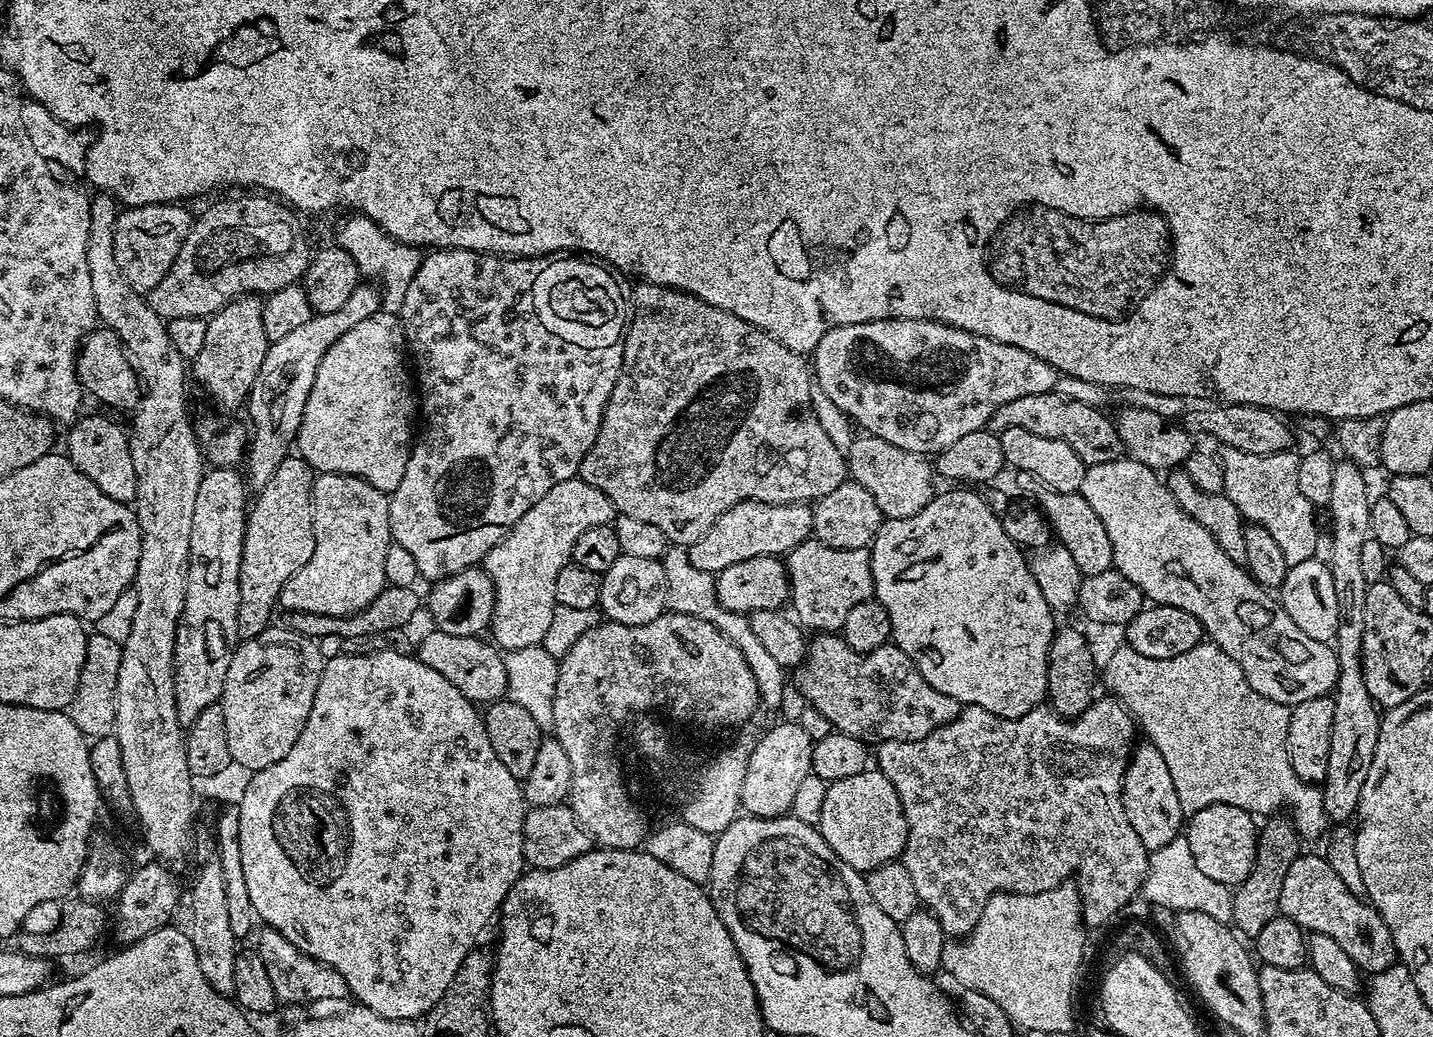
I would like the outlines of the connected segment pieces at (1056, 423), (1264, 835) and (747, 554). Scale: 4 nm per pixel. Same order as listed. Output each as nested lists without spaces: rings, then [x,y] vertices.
[[[1055,390],[1042,394],[1026,394],[1026,398],[1014,398],[1014,402],[1006,402],[994,410],[988,419],[987,431],[1000,433],[1002,430],[1021,428],[1030,430],[1030,434],[1039,434],[1041,438],[1058,438],[1082,458],[1087,466],[1098,462],[1110,462],[1121,459],[1124,447],[1116,433],[1115,423],[1108,420],[1092,404],[1083,398],[1066,398]]]
[[[1275,815],[1269,817],[1254,844],[1255,866],[1247,878],[1237,885],[1232,897],[1233,927],[1247,939],[1254,940],[1262,932],[1267,922],[1279,915],[1283,879],[1293,862],[1300,855],[1302,840],[1289,817]]]
[[[747,500],[730,506],[698,542],[687,545],[686,551],[690,563],[698,570],[718,574],[726,570],[726,566],[734,566],[734,562],[746,562],[746,558],[783,557],[811,536],[812,508],[808,504],[767,504]]]

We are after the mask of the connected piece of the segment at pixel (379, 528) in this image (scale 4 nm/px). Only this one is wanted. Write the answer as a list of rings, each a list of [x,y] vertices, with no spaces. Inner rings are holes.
[[[325,472],[317,475],[316,487],[312,489],[312,503],[316,518],[316,545],[310,562],[298,570],[285,582],[280,592],[279,607],[285,613],[305,612],[323,616],[347,618],[355,616],[389,583],[388,547],[393,547],[390,518],[388,517],[388,496],[379,492],[370,482],[357,476],[343,476],[337,472]]]

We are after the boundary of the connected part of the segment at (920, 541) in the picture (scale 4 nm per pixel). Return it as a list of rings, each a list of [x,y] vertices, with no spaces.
[[[956,486],[953,492],[933,495],[931,502],[918,514],[910,518],[897,520],[885,519],[872,539],[872,590],[874,598],[890,614],[892,640],[896,647],[907,654],[915,662],[916,669],[942,694],[950,694],[961,706],[973,704],[982,706],[982,710],[990,710],[990,714],[998,714],[1002,718],[1022,718],[1030,710],[1041,707],[1048,695],[1048,651],[1058,624],[1055,624],[1051,606],[1042,598],[1042,590],[1038,590],[1038,582],[1034,582],[1034,574],[1026,556],[1020,553],[1020,544],[1011,540],[1002,530],[999,515],[993,512],[992,505],[987,499],[979,496],[979,491],[969,490],[964,486]]]

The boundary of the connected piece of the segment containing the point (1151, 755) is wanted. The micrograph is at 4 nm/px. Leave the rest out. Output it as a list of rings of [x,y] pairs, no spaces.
[[[1138,744],[1135,745],[1128,761],[1128,769],[1124,772],[1122,806],[1126,810],[1126,818],[1130,818],[1130,826],[1134,826],[1134,834],[1138,834],[1138,839],[1142,841],[1142,846],[1153,852],[1166,846],[1166,842],[1170,842],[1175,836],[1181,835],[1186,817],[1178,802],[1178,790],[1174,790],[1174,781],[1170,778],[1170,769],[1162,759],[1162,754],[1158,754],[1152,744]]]

